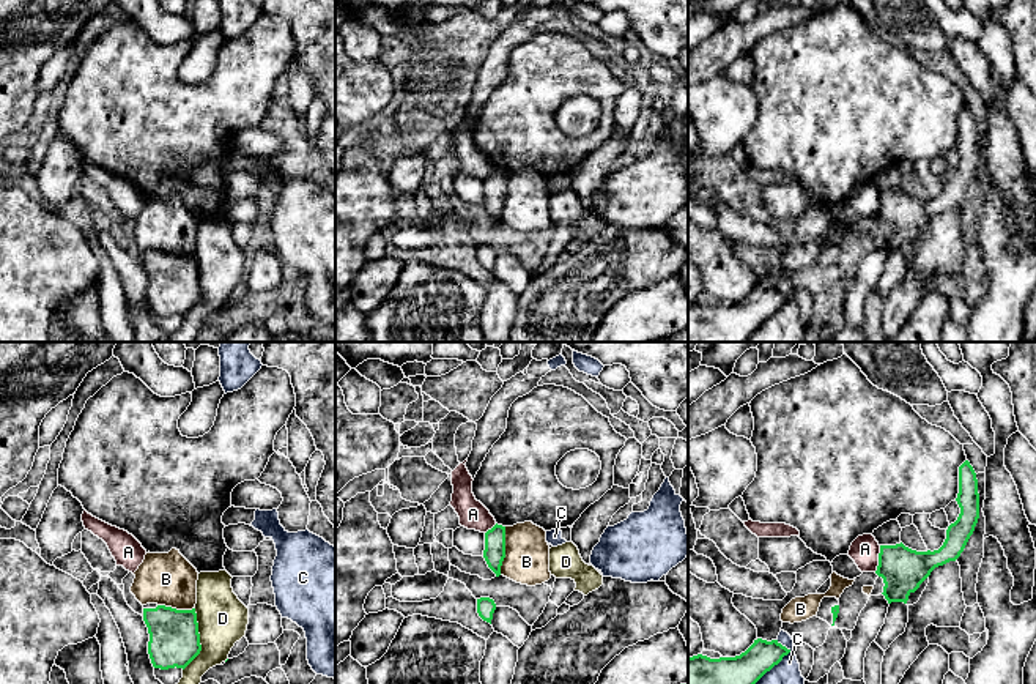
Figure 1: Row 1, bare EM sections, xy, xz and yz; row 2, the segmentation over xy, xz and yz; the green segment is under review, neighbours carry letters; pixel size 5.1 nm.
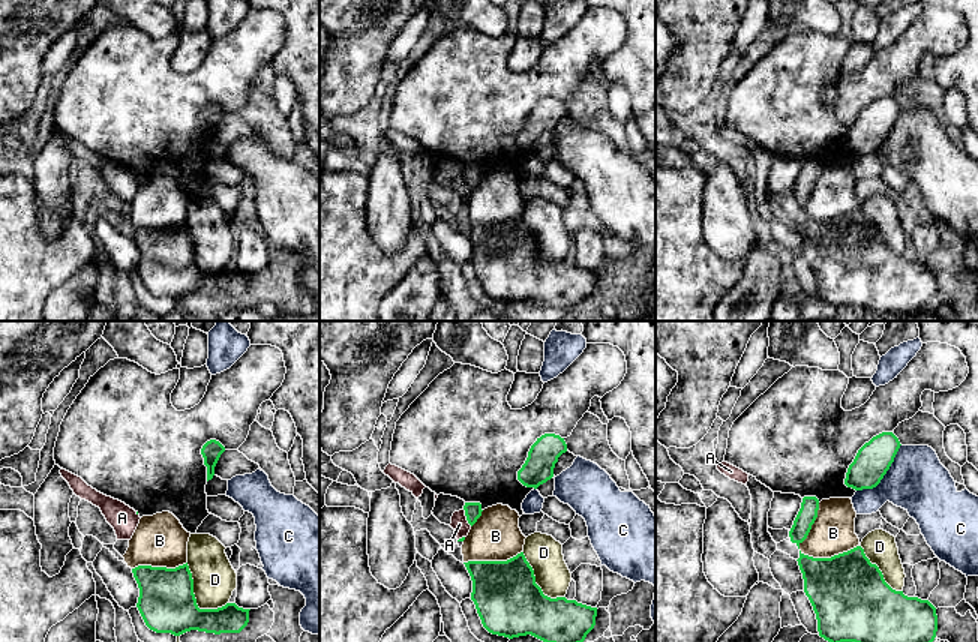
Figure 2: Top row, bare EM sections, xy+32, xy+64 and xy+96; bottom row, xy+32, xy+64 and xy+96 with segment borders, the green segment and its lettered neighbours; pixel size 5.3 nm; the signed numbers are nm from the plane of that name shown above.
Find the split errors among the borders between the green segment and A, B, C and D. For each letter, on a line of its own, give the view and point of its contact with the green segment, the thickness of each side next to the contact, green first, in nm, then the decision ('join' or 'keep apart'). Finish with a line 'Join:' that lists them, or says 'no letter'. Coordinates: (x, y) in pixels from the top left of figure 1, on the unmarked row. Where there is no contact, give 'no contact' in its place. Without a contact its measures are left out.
A: yz (879, 205) | 220/150 nm | keep apart
B: xz (504, 197) | 110/220 nm | keep apart
C: yz (773, 312) | 240/260 nm | keep apart
D: xy (199, 287) | 260/260 nm | keep apart
Join: no letter

